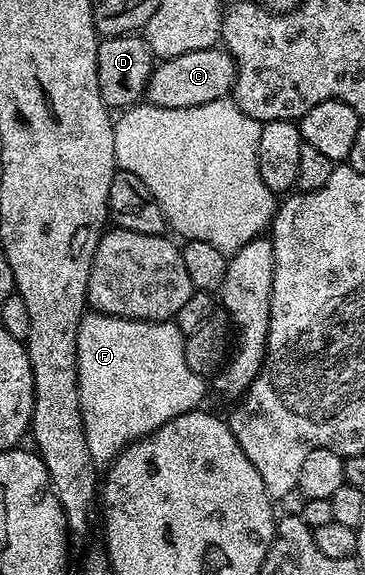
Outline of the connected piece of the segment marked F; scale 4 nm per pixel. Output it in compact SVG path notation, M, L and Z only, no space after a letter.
M99 313L85 314L78 329L78 345L76 356L78 357L78 397L80 398L80 412L82 413L82 425L86 433L86 446L90 448L90 457L95 461L97 468L107 468L116 460L123 451L132 443L138 442L142 437L154 433L166 421L174 421L174 417L182 417L182 413L190 413L201 406L204 399L205 376L194 373L189 365L186 365L186 353L184 352L185 336L175 325L175 322L147 323L141 319L119 319L113 315L101 315Z

